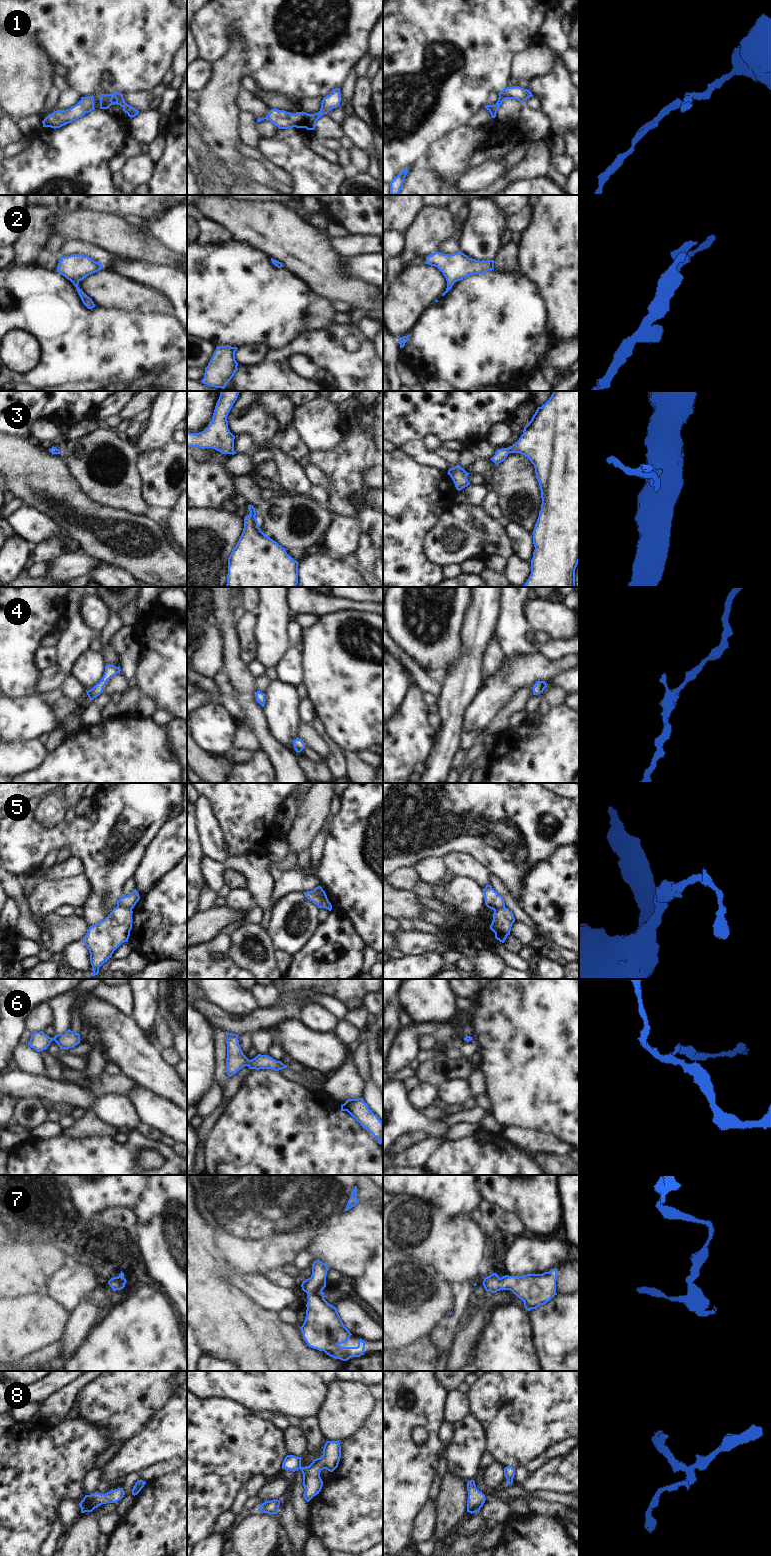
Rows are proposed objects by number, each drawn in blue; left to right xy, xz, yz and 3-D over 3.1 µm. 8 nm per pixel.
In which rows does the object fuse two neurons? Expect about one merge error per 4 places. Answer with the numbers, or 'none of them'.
5

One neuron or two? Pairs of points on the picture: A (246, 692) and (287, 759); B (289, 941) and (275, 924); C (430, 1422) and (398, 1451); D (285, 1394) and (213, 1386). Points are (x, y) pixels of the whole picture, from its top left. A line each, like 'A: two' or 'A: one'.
A: one
B: one
C: one
D: one

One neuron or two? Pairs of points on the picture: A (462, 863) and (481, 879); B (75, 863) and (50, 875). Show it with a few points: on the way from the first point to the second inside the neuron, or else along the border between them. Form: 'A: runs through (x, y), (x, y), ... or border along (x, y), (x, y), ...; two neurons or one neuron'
A: runs through (467, 866), (476, 874); one neuron
B: runs through (69, 868), (56, 872); one neuron

